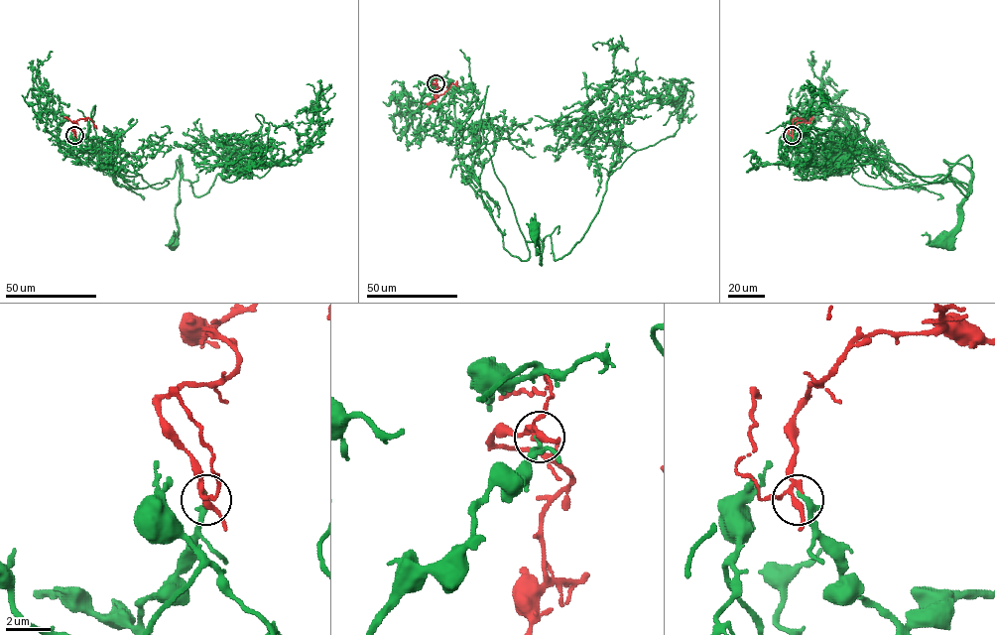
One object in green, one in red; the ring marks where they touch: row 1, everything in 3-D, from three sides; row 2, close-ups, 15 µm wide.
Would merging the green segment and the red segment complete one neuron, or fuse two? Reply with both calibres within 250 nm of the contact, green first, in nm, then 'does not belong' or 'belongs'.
calibres 190 and 190 nm; belongs

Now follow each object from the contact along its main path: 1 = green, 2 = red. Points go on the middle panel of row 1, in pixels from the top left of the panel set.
1: (435, 83), (431, 92), (451, 88), (453, 160), (503, 246), (526, 260), (538, 235), (542, 263), (535, 235)
2: (435, 83), (433, 83), (438, 86), (438, 95), (452, 83), (457, 86)

